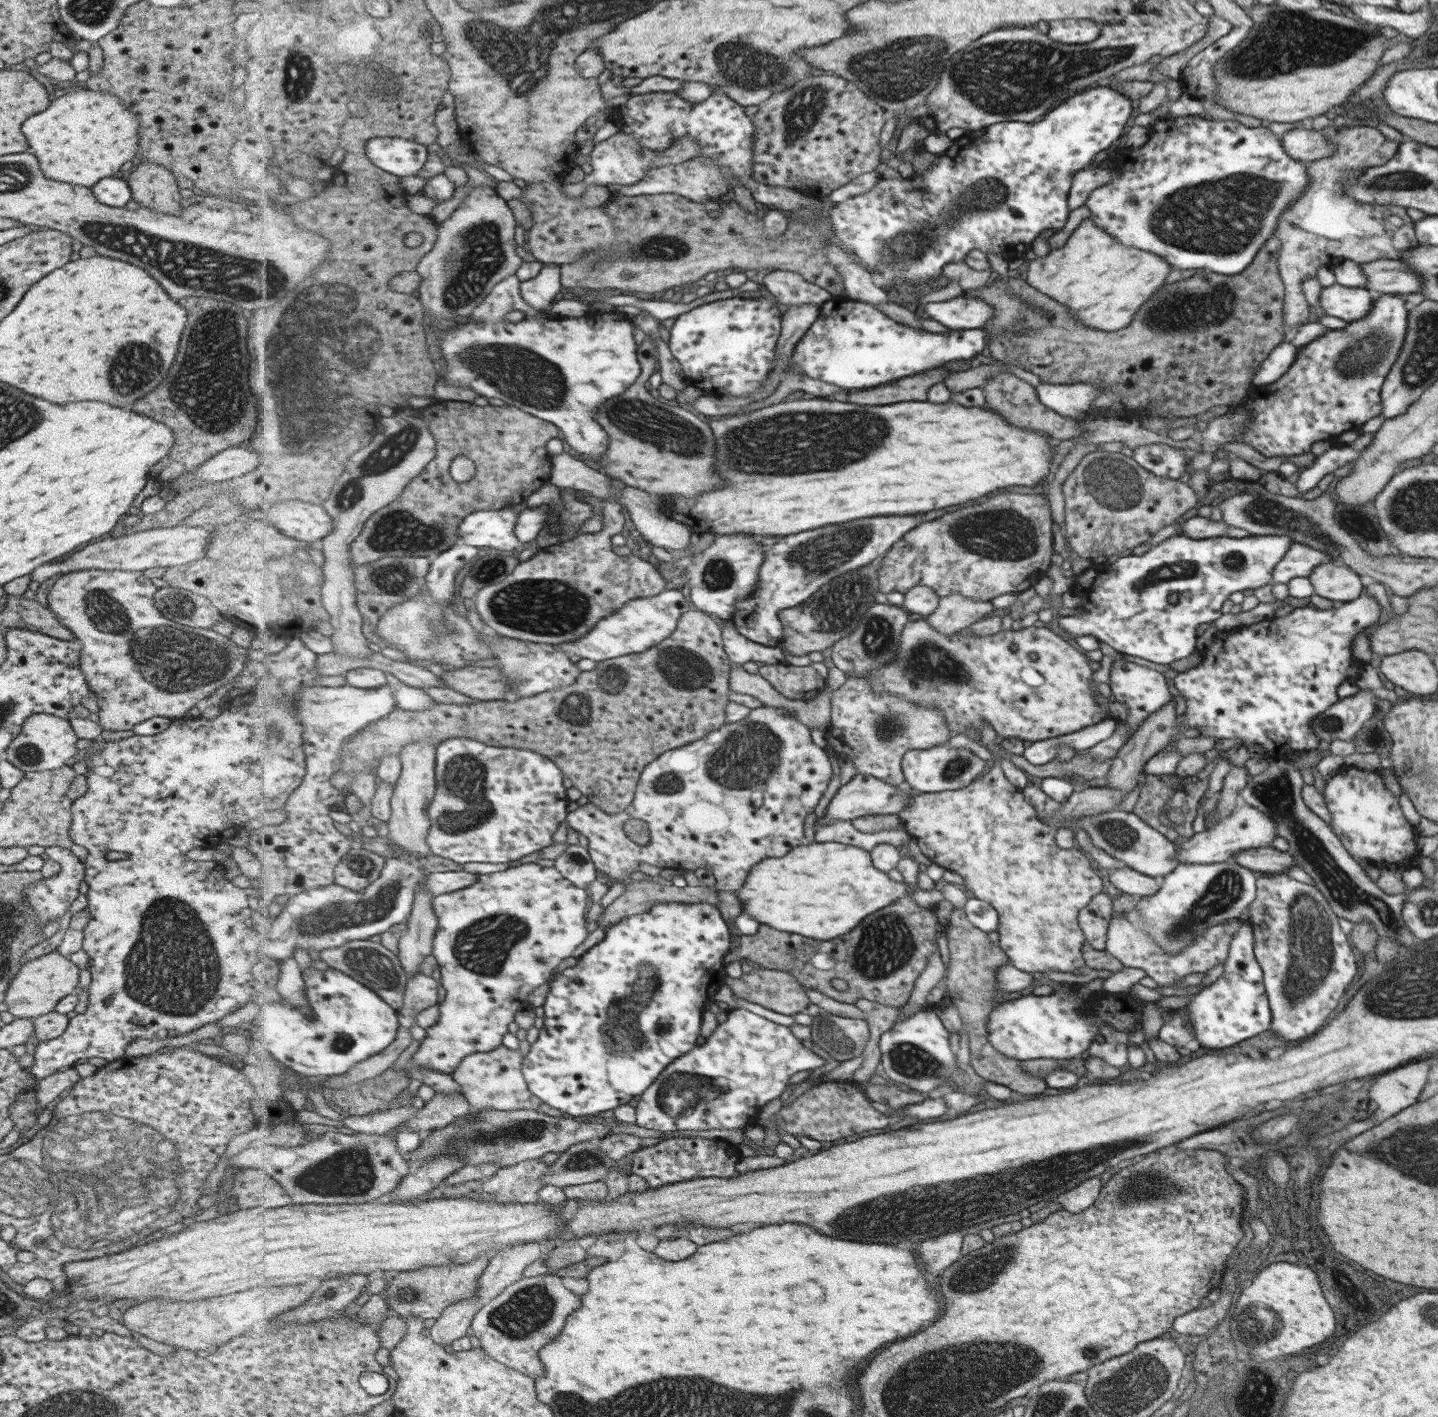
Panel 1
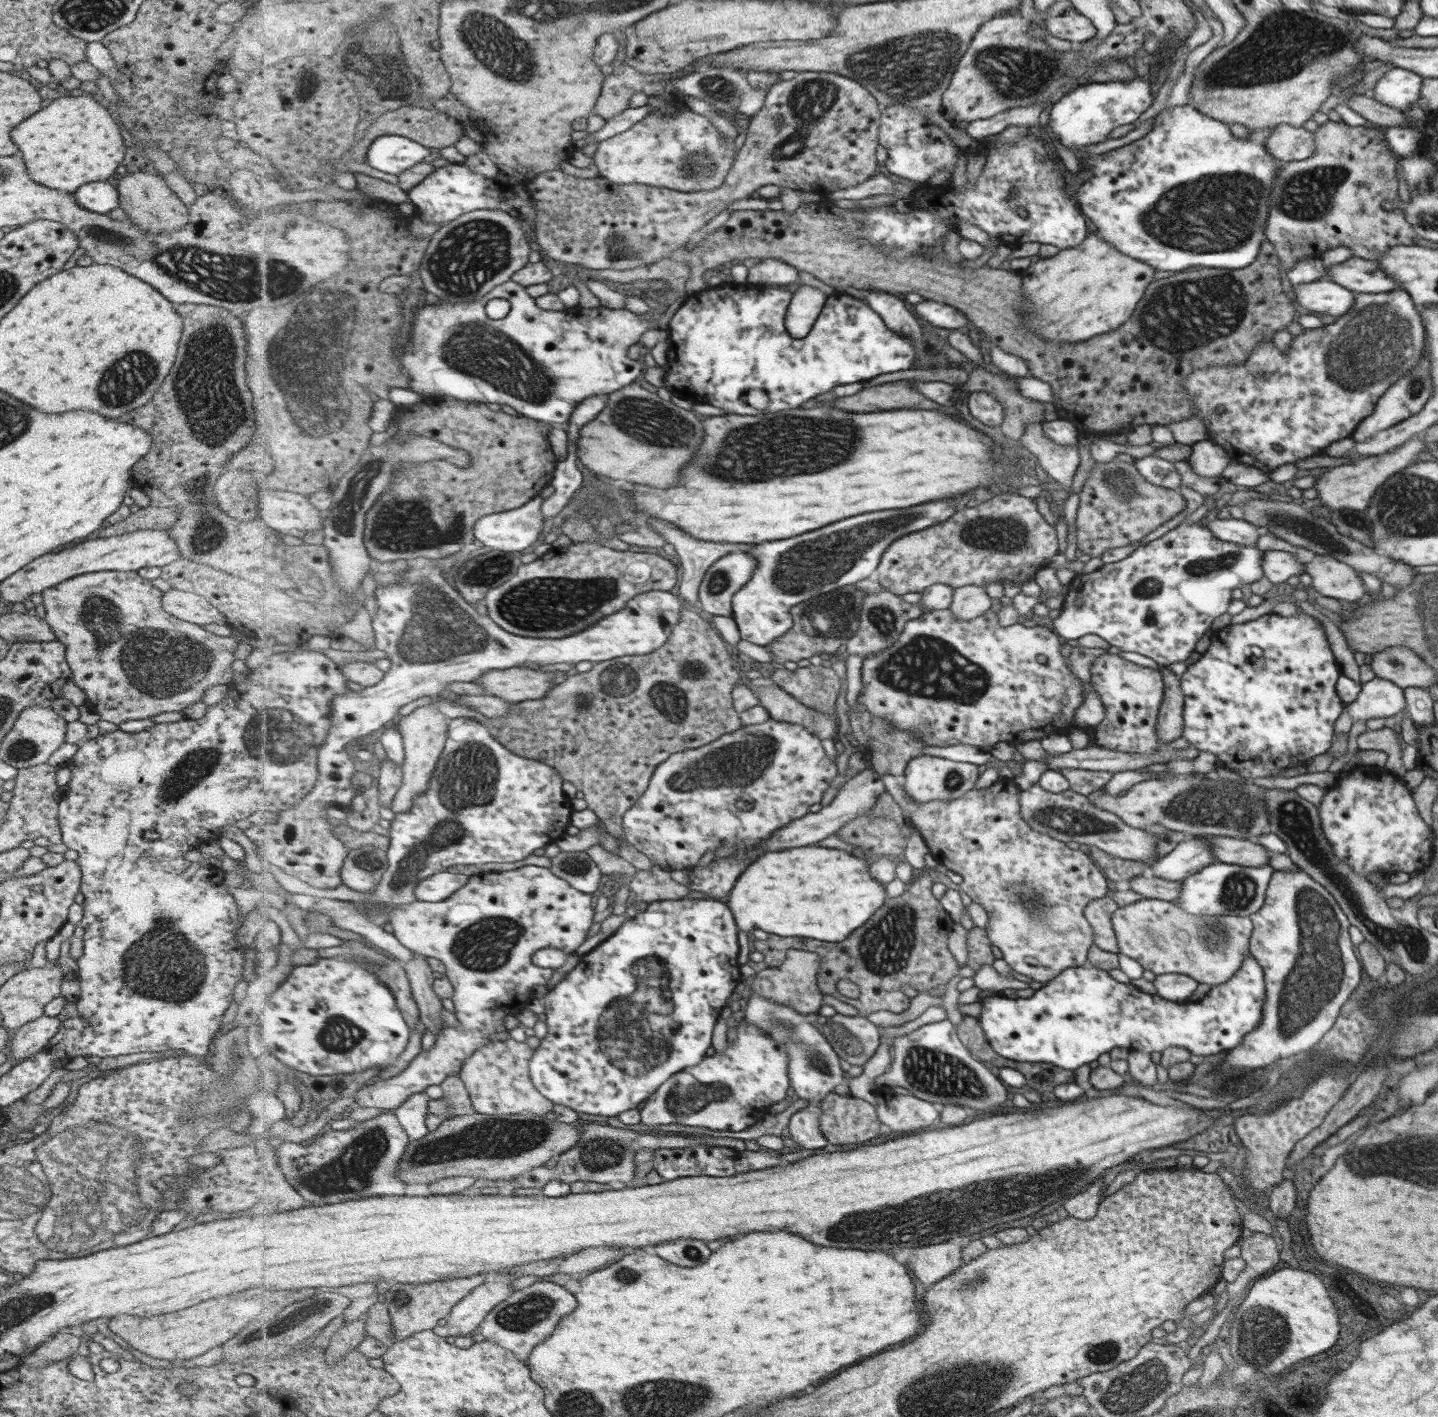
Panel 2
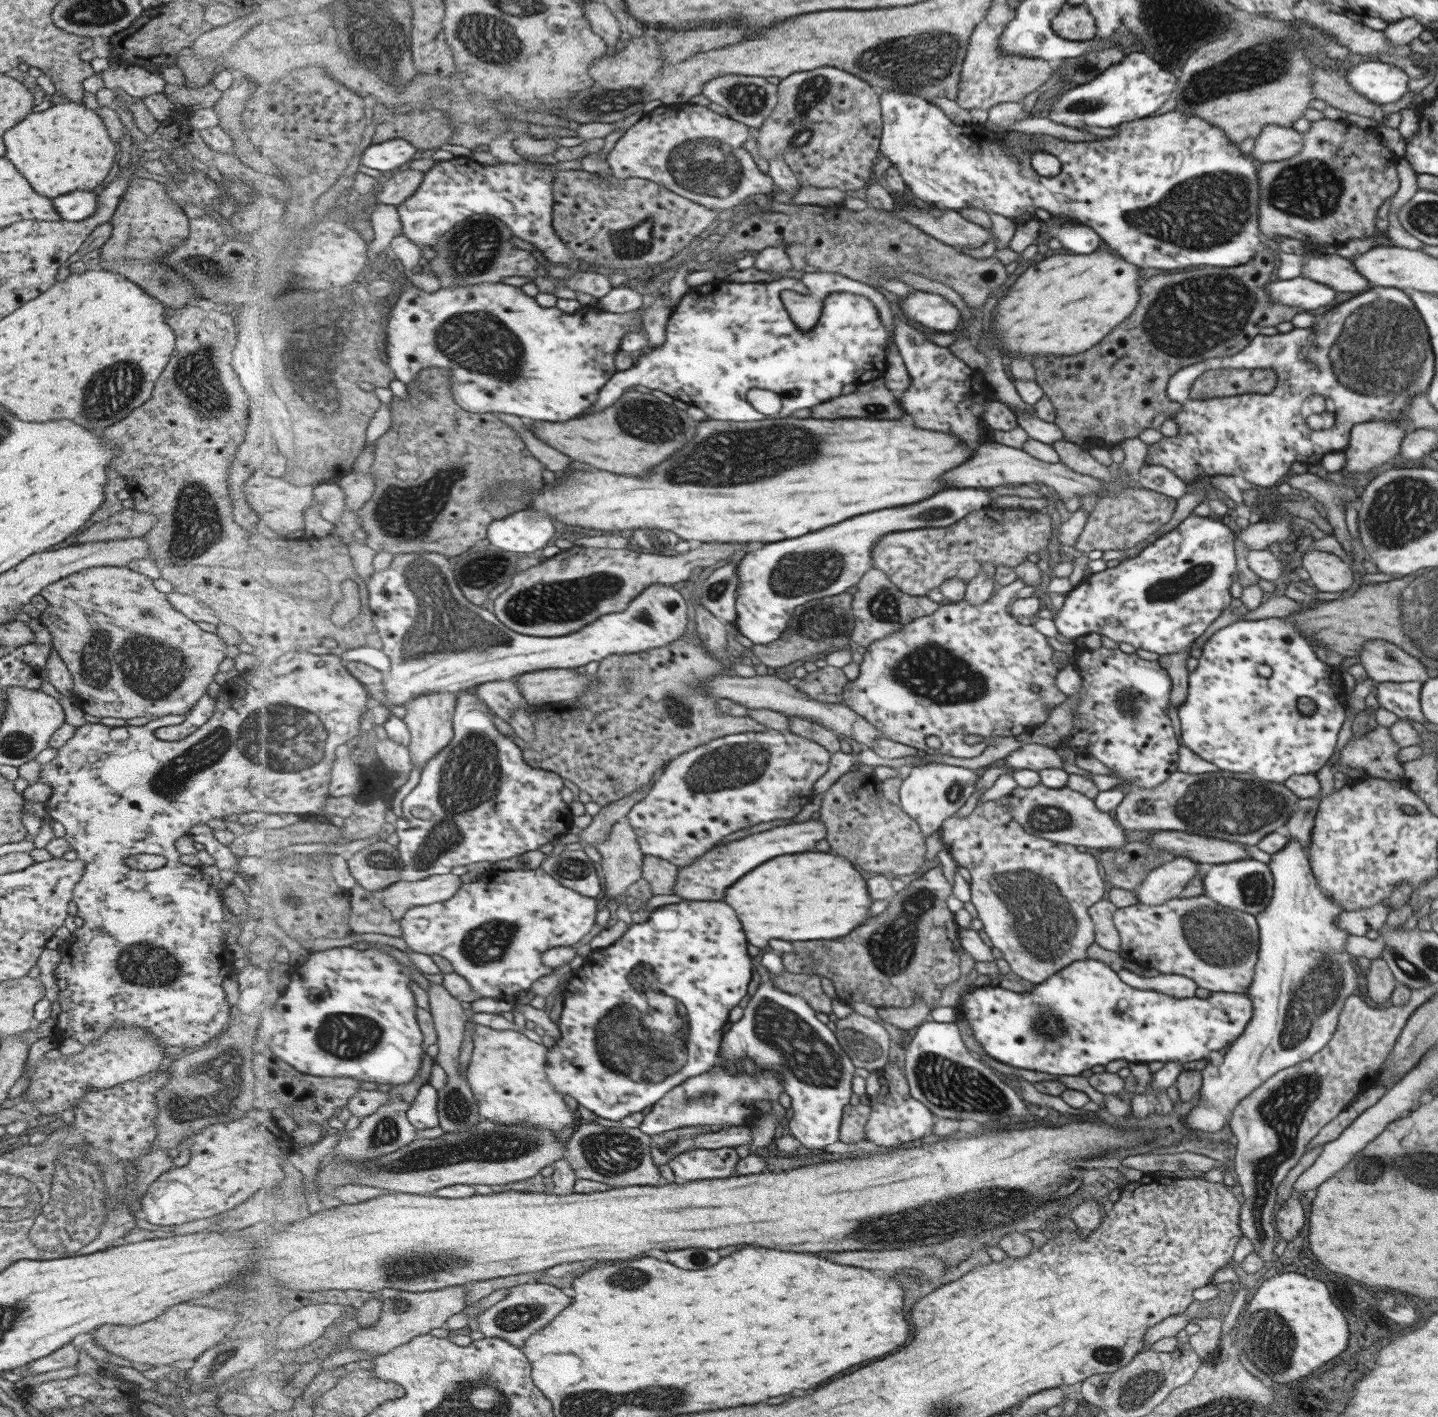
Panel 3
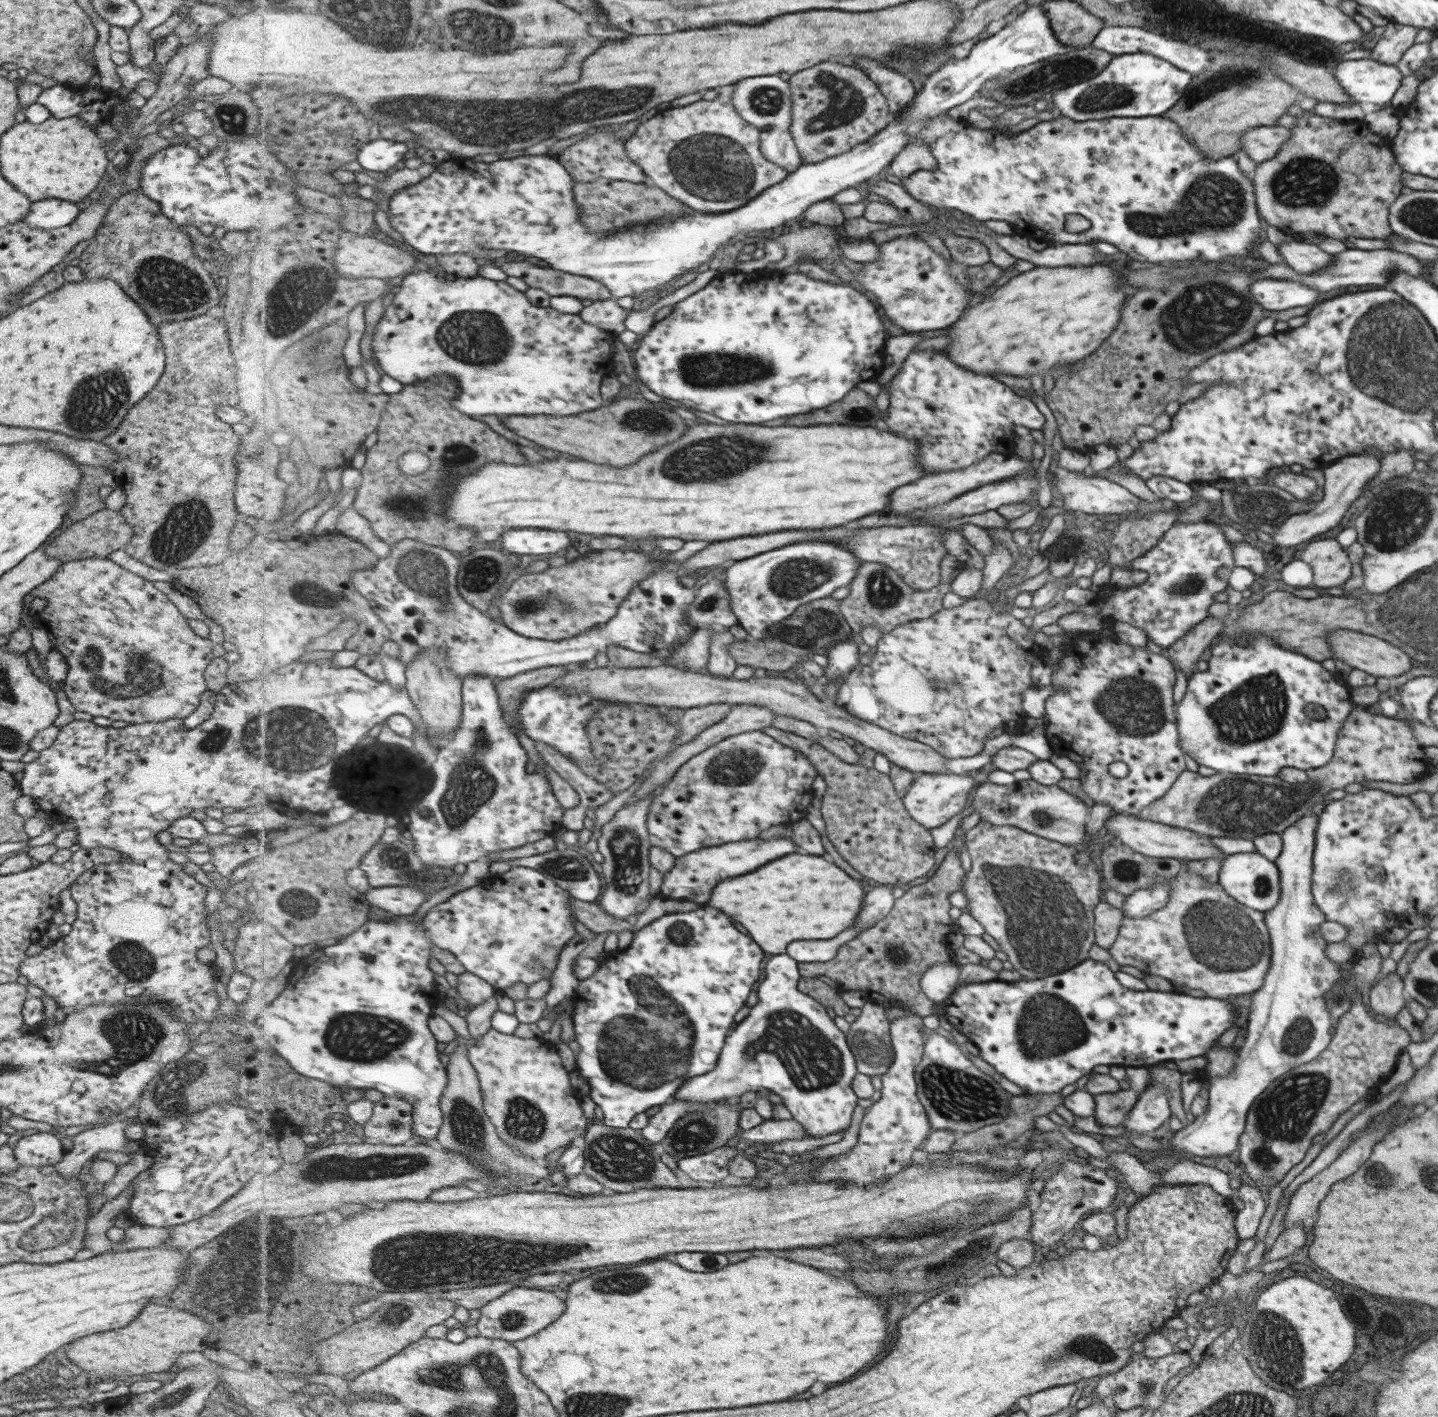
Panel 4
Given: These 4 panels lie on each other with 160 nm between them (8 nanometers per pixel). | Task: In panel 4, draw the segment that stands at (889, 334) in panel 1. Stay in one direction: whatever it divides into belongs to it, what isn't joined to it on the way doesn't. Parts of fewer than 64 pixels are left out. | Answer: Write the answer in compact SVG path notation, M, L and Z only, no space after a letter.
M780 268L777 271L766 270L766 272L730 272L720 273L718 278L698 294L690 296L684 302L680 301L674 306L671 314L661 316L661 320L655 323L655 327L641 340L641 345L634 351L635 368L631 371L633 376L642 384L646 394L651 396L664 396L664 398L674 398L690 408L716 414L728 422L744 422L744 424L762 424L770 420L778 420L782 416L796 416L796 414L806 414L818 408L826 408L834 402L844 400L860 382L864 380L876 380L884 372L884 354L886 354L886 332L888 328L884 326L884 318L880 314L880 308L872 302L866 294L856 290L851 285L834 284L833 280L824 281L810 278L807 274L783 273Z

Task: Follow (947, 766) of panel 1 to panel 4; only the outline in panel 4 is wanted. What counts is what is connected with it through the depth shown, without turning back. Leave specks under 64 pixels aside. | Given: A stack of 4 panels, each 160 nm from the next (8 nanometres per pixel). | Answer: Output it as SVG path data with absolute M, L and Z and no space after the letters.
M924 772L921 777L916 779L908 796L905 797L905 802L912 816L930 831L930 829L943 826L952 819L952 816L962 812L970 790L974 790L974 778L970 778L970 774L940 774L939 772L928 774Z

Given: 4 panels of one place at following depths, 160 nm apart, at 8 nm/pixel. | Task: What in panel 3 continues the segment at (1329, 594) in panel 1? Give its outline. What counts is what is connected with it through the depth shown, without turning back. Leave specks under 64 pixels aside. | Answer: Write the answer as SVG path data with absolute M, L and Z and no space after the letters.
M1322 550L1304 553L1302 567L1308 571L1309 579L1320 592L1338 593L1348 590L1350 584L1354 584L1350 566L1338 556Z

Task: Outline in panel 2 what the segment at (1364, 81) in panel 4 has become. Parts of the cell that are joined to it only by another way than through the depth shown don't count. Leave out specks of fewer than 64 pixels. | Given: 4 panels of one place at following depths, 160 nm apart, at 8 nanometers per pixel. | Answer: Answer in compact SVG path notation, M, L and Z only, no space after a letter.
M1395 67L1392 68L1392 70L1388 70L1388 72L1376 82L1376 86L1374 86L1374 99L1381 104L1404 112L1407 110L1406 106L1408 106L1408 104L1412 104L1413 106L1414 102L1418 103L1416 96L1418 96L1418 92L1420 92L1420 88L1422 88L1422 78L1420 78L1420 76L1416 76L1414 72L1408 71L1407 69Z

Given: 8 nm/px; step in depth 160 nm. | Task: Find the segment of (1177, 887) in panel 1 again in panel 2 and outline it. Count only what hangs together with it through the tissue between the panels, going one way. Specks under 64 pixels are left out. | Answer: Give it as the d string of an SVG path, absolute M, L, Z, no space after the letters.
M1216 862L1205 866L1200 872L1185 878L1180 896L1175 901L1186 912L1194 915L1251 916L1261 910L1274 875L1270 865L1258 868Z

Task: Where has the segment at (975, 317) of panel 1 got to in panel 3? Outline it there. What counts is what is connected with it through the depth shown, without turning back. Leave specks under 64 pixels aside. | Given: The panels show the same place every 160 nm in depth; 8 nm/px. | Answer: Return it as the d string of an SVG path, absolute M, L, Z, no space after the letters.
M913 289L907 297L899 298L899 304L909 318L940 333L954 330L960 322L958 308L938 294Z

